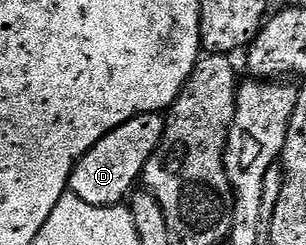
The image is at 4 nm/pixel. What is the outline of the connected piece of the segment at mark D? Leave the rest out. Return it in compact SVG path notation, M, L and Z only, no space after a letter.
M146 112L129 118L129 122L105 134L97 146L90 148L80 160L75 161L69 191L81 198L81 202L89 202L93 206L122 205L140 183L145 162L149 162L157 150L164 130L165 119L160 113Z

